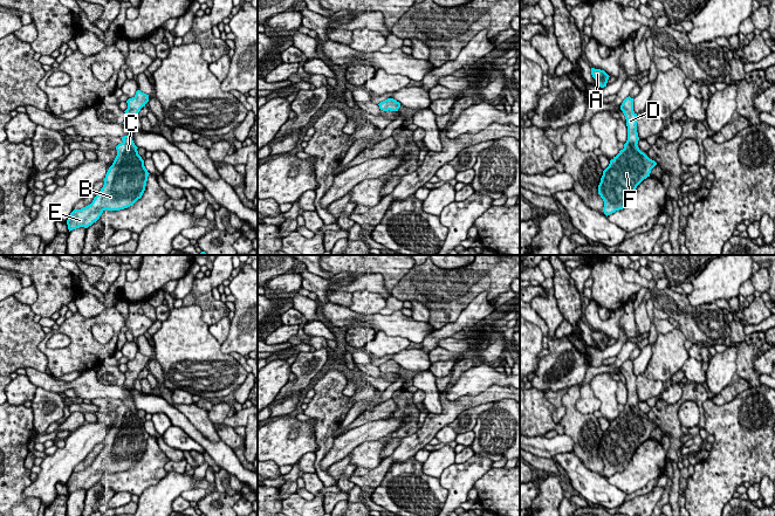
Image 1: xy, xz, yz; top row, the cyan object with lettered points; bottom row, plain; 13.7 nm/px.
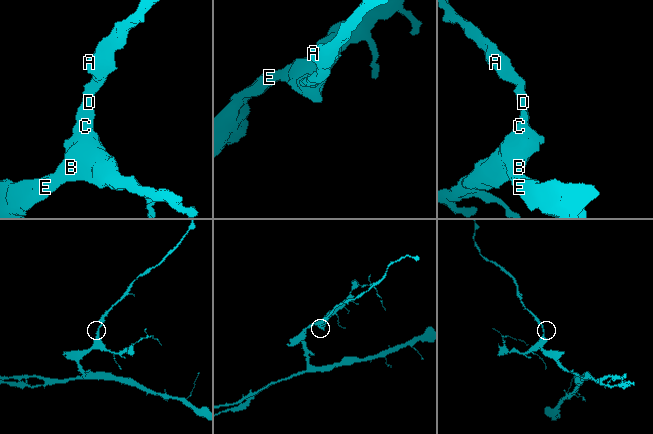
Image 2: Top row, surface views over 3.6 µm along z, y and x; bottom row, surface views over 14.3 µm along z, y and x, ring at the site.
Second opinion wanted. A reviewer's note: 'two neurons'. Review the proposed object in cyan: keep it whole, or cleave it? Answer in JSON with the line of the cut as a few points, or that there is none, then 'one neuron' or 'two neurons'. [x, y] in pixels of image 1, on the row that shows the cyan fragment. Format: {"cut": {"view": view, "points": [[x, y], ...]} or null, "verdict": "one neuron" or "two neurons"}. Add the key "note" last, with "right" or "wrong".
{"cut": null, "verdict": "one neuron", "note": "wrong"}

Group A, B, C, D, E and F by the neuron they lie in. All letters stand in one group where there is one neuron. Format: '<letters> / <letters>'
A B C D E F

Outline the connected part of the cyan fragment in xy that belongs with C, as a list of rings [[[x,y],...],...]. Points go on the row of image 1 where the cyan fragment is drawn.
[[[129,135],[121,138],[123,142],[116,146],[117,156],[105,174],[103,187],[90,205],[70,213],[67,220],[69,232],[88,228],[105,209],[124,209],[142,198],[150,173],[132,138]]]

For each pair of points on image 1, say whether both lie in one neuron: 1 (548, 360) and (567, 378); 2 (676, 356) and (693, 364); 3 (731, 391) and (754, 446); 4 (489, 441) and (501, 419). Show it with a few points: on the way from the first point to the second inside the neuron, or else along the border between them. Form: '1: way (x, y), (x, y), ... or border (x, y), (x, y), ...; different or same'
1: way (553, 365), (562, 375); same
2: border (688, 357), (680, 369); different
3: border (749, 385), (729, 401), (720, 405), (710, 399); different
4: way (495, 435), (501, 430), (501, 425); same

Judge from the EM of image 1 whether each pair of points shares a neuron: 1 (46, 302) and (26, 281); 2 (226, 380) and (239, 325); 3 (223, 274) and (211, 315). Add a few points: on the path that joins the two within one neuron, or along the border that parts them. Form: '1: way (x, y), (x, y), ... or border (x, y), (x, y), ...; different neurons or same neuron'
1: border (23, 274), (31, 277), (32, 283); different neurons
2: border (220, 345), (223, 352), (230, 353); different neurons
3: way (212, 282), (207, 287), (208, 304); same neuron

